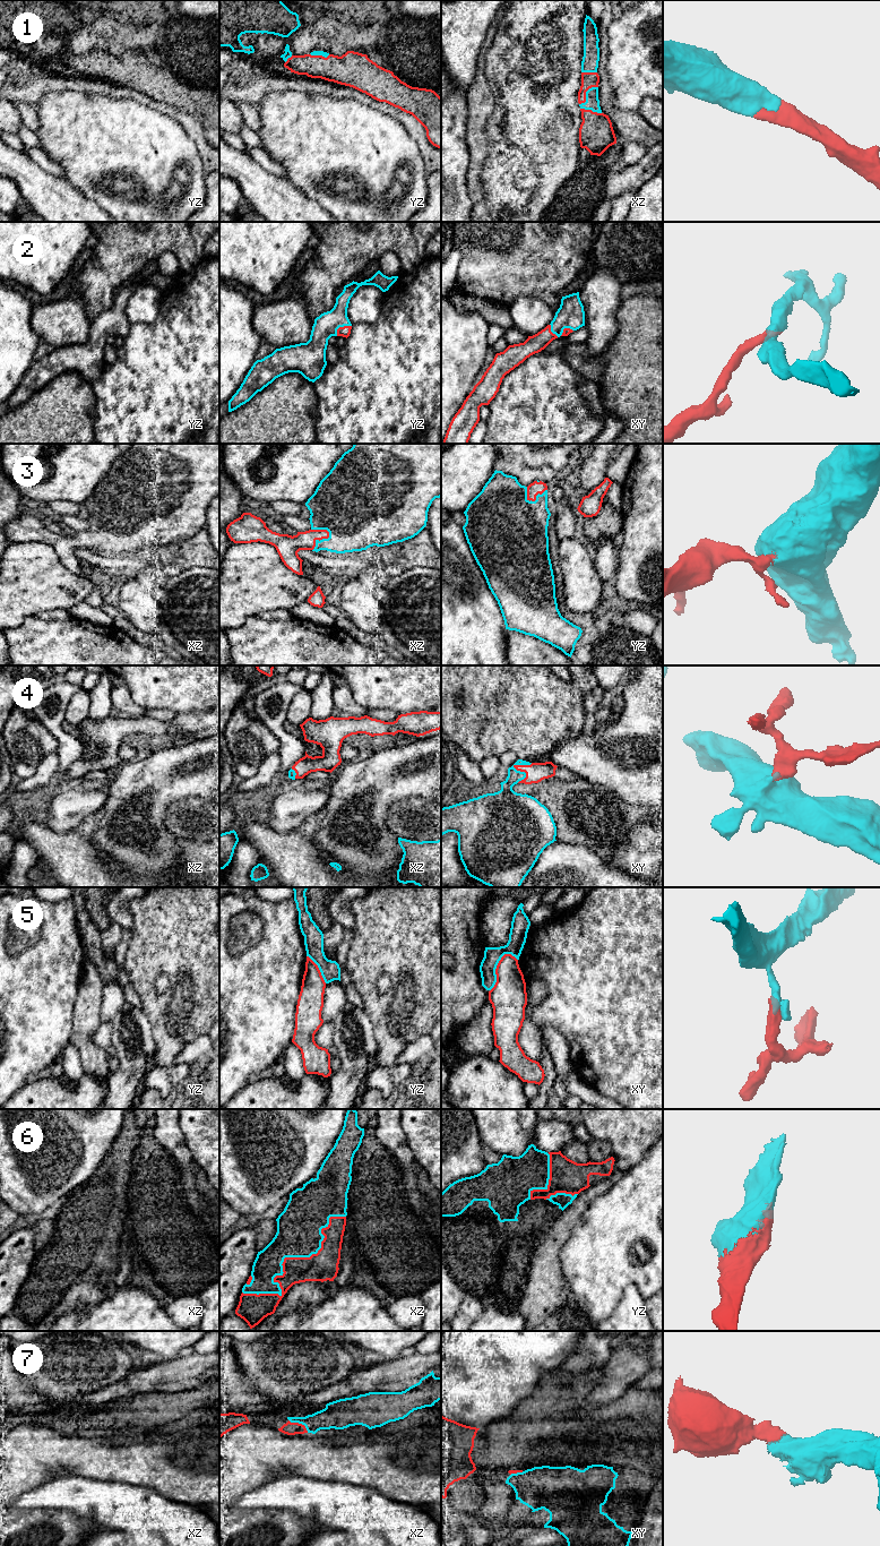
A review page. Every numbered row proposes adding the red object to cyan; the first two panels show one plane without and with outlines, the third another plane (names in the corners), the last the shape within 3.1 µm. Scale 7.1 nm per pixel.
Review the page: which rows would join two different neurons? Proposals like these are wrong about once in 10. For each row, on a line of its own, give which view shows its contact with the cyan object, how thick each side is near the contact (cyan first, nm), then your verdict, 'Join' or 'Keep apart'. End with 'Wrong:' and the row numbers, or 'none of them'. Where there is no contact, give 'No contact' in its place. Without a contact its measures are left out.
1: Touches cyan in xz. Thickness 100 nm (cyan) against 110 nm. Join
2: Touches cyan in yz. Thickness 170 nm (cyan) against 70 nm. Join
3: Touches cyan in xz. Thickness 380 nm (cyan) against 150 nm. Join
4: Touches cyan in xy. Thickness 200 nm (cyan) against 140 nm. Join
5: Touches cyan in xy. Thickness 120 nm (cyan) against 260 nm. Keep apart
6: Touches cyan in xz. Thickness 320 nm (cyan) against 200 nm. Join
7: Touches cyan in xz. Thickness 180 nm (cyan) against 100 nm. Join
Wrong: 5

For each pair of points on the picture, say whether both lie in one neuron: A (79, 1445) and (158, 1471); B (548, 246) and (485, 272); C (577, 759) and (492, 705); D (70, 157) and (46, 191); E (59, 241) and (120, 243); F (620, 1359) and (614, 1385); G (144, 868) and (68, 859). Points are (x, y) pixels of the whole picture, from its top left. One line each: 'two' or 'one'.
A: one
B: one
C: two
D: two
E: two
F: one
G: one

